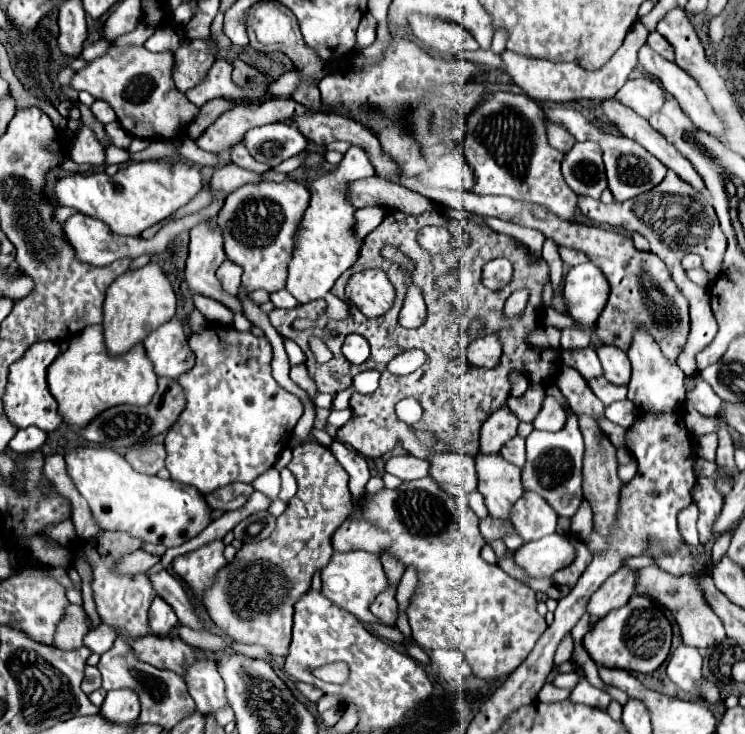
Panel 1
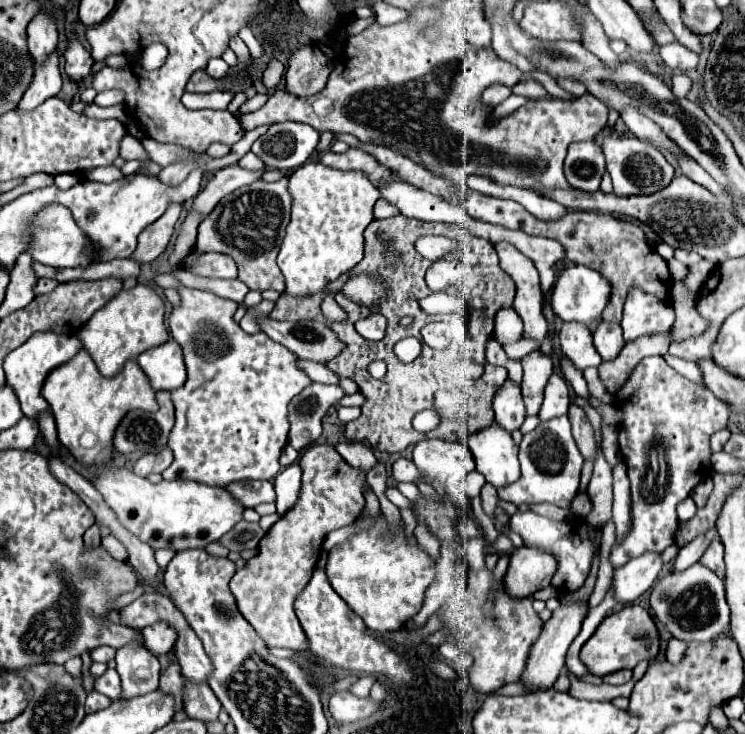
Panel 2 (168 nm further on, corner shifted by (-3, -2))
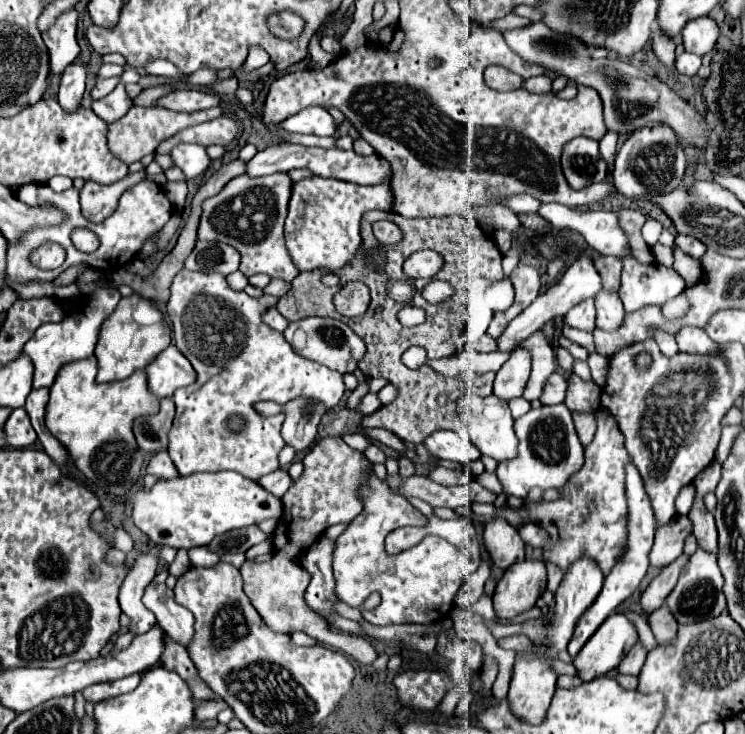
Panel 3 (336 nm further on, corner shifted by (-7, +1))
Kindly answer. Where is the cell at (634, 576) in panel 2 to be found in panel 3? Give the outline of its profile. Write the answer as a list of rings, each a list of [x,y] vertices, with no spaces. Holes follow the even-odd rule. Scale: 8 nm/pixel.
[[[675,515],[667,525],[661,525],[655,533],[655,545],[649,555],[651,565],[665,567],[683,553],[685,539],[693,533],[693,523],[687,515]]]

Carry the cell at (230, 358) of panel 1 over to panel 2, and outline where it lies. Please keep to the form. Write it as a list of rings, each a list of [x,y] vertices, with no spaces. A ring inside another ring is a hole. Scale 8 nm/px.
[[[181,288],[179,290],[181,294],[181,306],[179,308],[173,308],[171,312],[171,318],[169,318],[169,330],[171,330],[171,336],[181,344],[183,348],[183,354],[185,354],[185,364],[187,364],[187,382],[173,390],[171,392],[171,398],[173,398],[173,404],[175,404],[175,416],[177,416],[177,422],[169,434],[169,448],[173,450],[173,464],[163,472],[163,478],[167,480],[195,480],[195,482],[201,482],[201,484],[207,484],[207,486],[227,486],[231,482],[237,482],[237,480],[273,480],[279,472],[281,472],[281,466],[279,466],[279,456],[281,456],[281,450],[285,448],[287,444],[287,434],[289,434],[289,418],[287,418],[287,406],[289,402],[307,386],[311,384],[311,380],[307,376],[303,376],[303,372],[299,372],[295,368],[295,360],[297,356],[293,352],[289,352],[287,348],[283,348],[281,344],[273,342],[267,334],[259,332],[259,334],[247,334],[239,328],[239,324],[233,320],[233,314],[237,310],[237,302],[233,300],[225,300],[225,298],[219,298],[215,296],[213,292],[205,292],[205,290],[191,290],[191,288]]]

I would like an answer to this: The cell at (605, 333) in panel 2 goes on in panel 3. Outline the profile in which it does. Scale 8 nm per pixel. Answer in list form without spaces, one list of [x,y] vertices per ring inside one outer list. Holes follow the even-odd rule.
[[[601,289],[595,297],[595,307],[597,307],[597,327],[599,329],[613,331],[621,325],[625,311],[623,311],[623,303],[617,291]]]

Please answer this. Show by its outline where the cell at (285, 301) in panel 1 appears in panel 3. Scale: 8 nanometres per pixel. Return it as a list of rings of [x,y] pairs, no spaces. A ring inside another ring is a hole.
[[[271,307],[271,309],[263,315],[263,321],[265,321],[271,329],[275,329],[275,331],[285,331],[287,325],[289,325],[289,321],[287,321],[275,307]]]

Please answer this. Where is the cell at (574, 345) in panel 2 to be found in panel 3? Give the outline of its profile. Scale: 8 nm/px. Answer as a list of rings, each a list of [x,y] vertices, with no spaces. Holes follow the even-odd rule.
[[[585,299],[579,305],[575,305],[567,315],[565,315],[565,323],[577,329],[585,329],[585,331],[593,331],[595,329],[595,305],[593,299]]]

